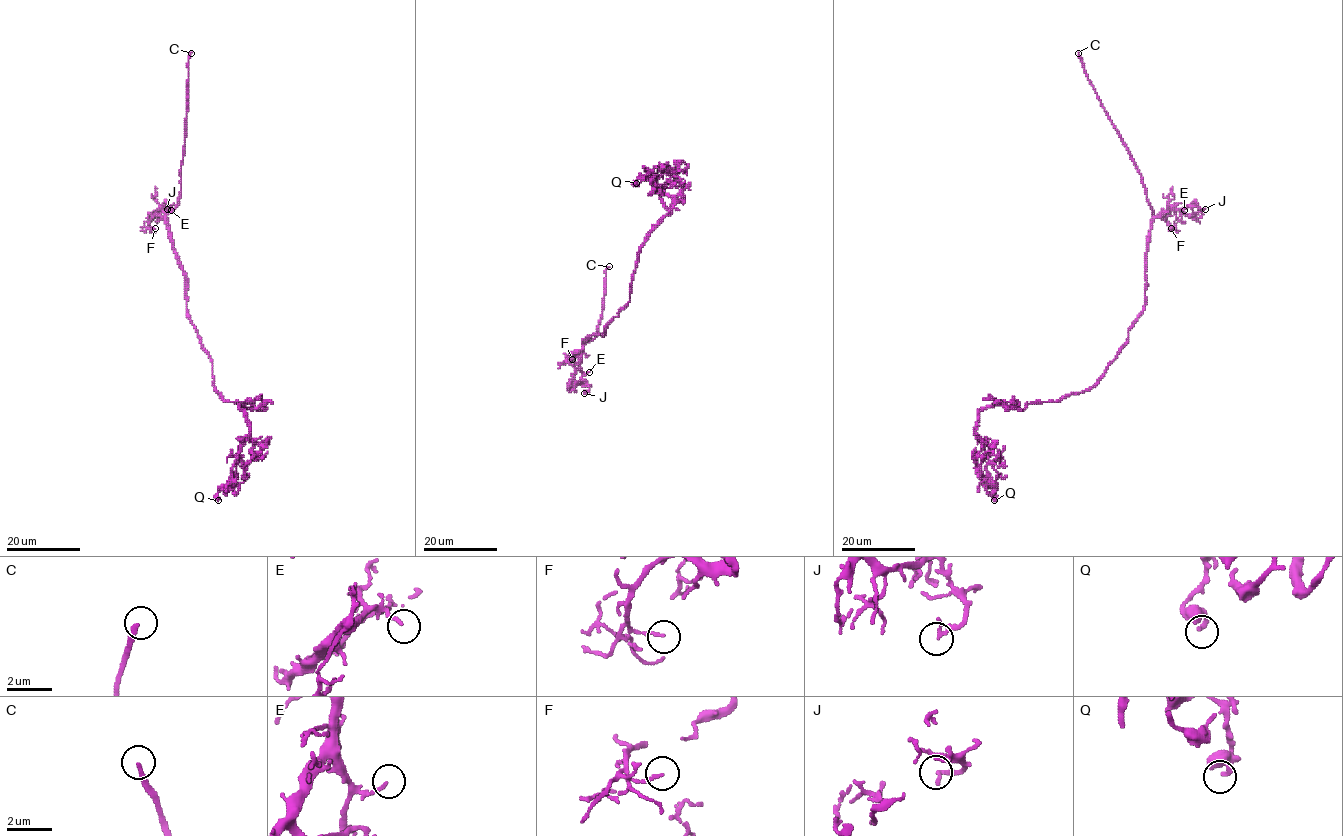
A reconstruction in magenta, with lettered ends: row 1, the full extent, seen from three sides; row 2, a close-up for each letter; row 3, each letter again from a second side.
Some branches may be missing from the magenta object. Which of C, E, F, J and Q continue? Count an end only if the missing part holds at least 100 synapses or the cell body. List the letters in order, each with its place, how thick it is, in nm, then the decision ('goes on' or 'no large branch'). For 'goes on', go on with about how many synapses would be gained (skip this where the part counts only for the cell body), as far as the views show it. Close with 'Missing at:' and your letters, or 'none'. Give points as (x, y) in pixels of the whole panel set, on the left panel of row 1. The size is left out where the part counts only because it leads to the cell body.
C: (191, 53) | 240 nm | goes on
E: (171, 210) | 130 nm | no large branch
F: (155, 228) | 140 nm | no large branch
J: (167, 209) | 220 nm | no large branch
Q: (218, 500) | 200 nm | no large branch
Missing at: C

